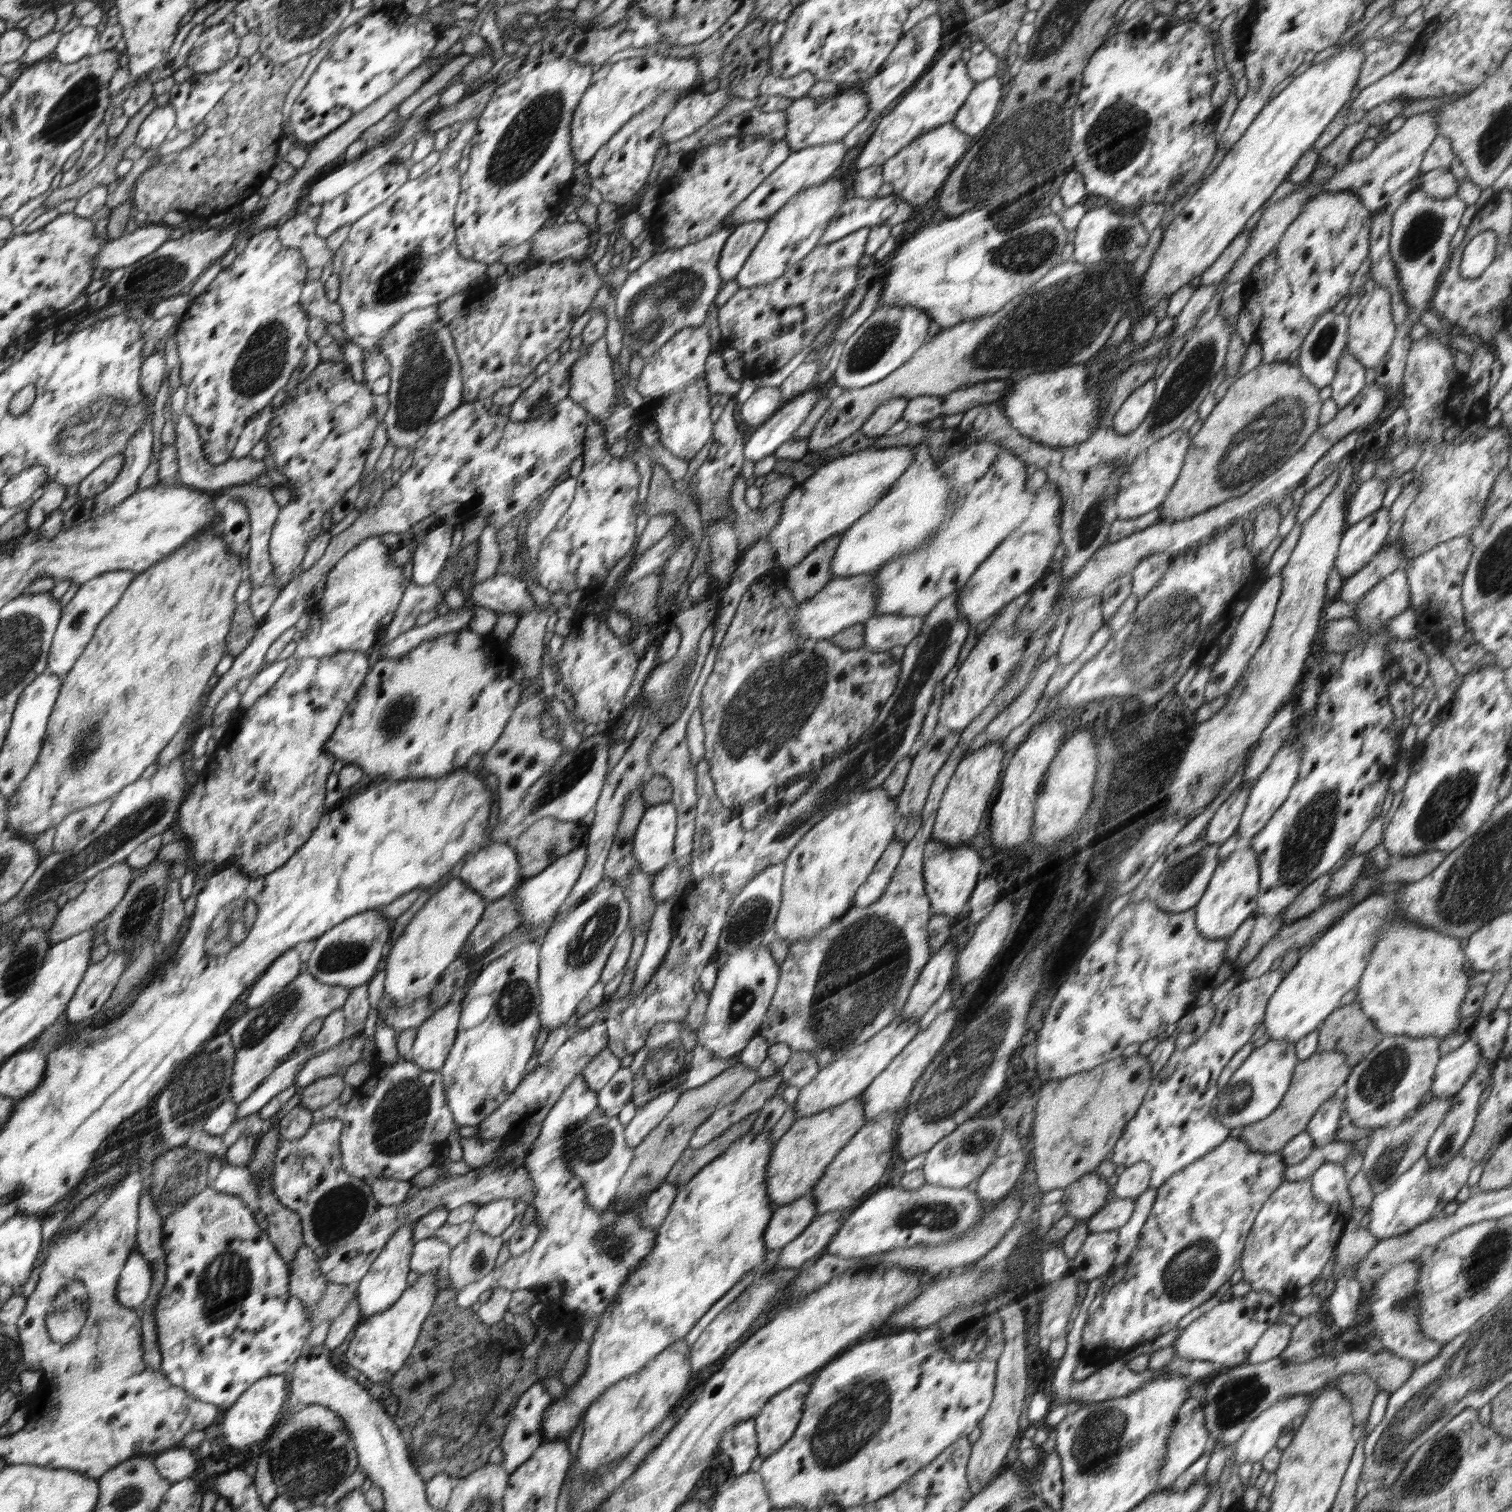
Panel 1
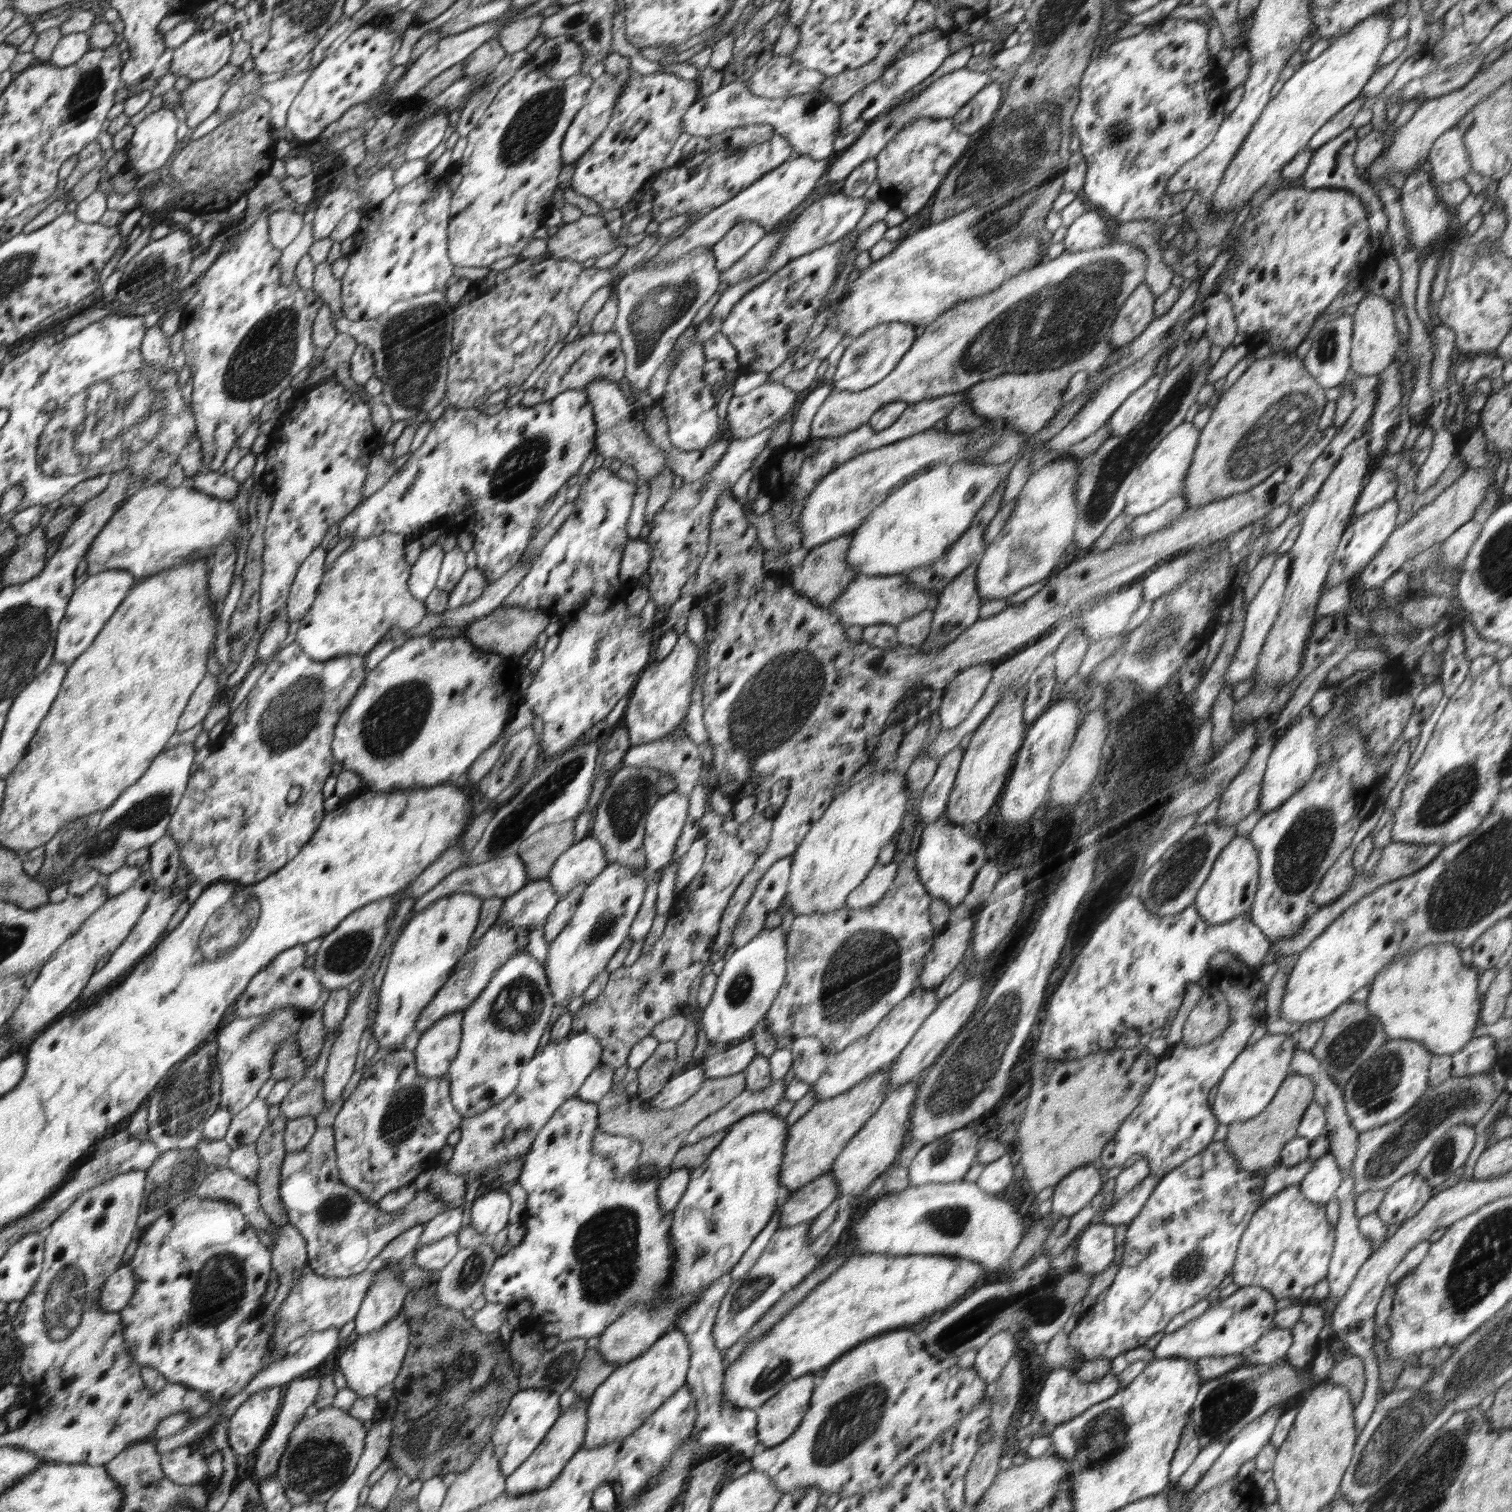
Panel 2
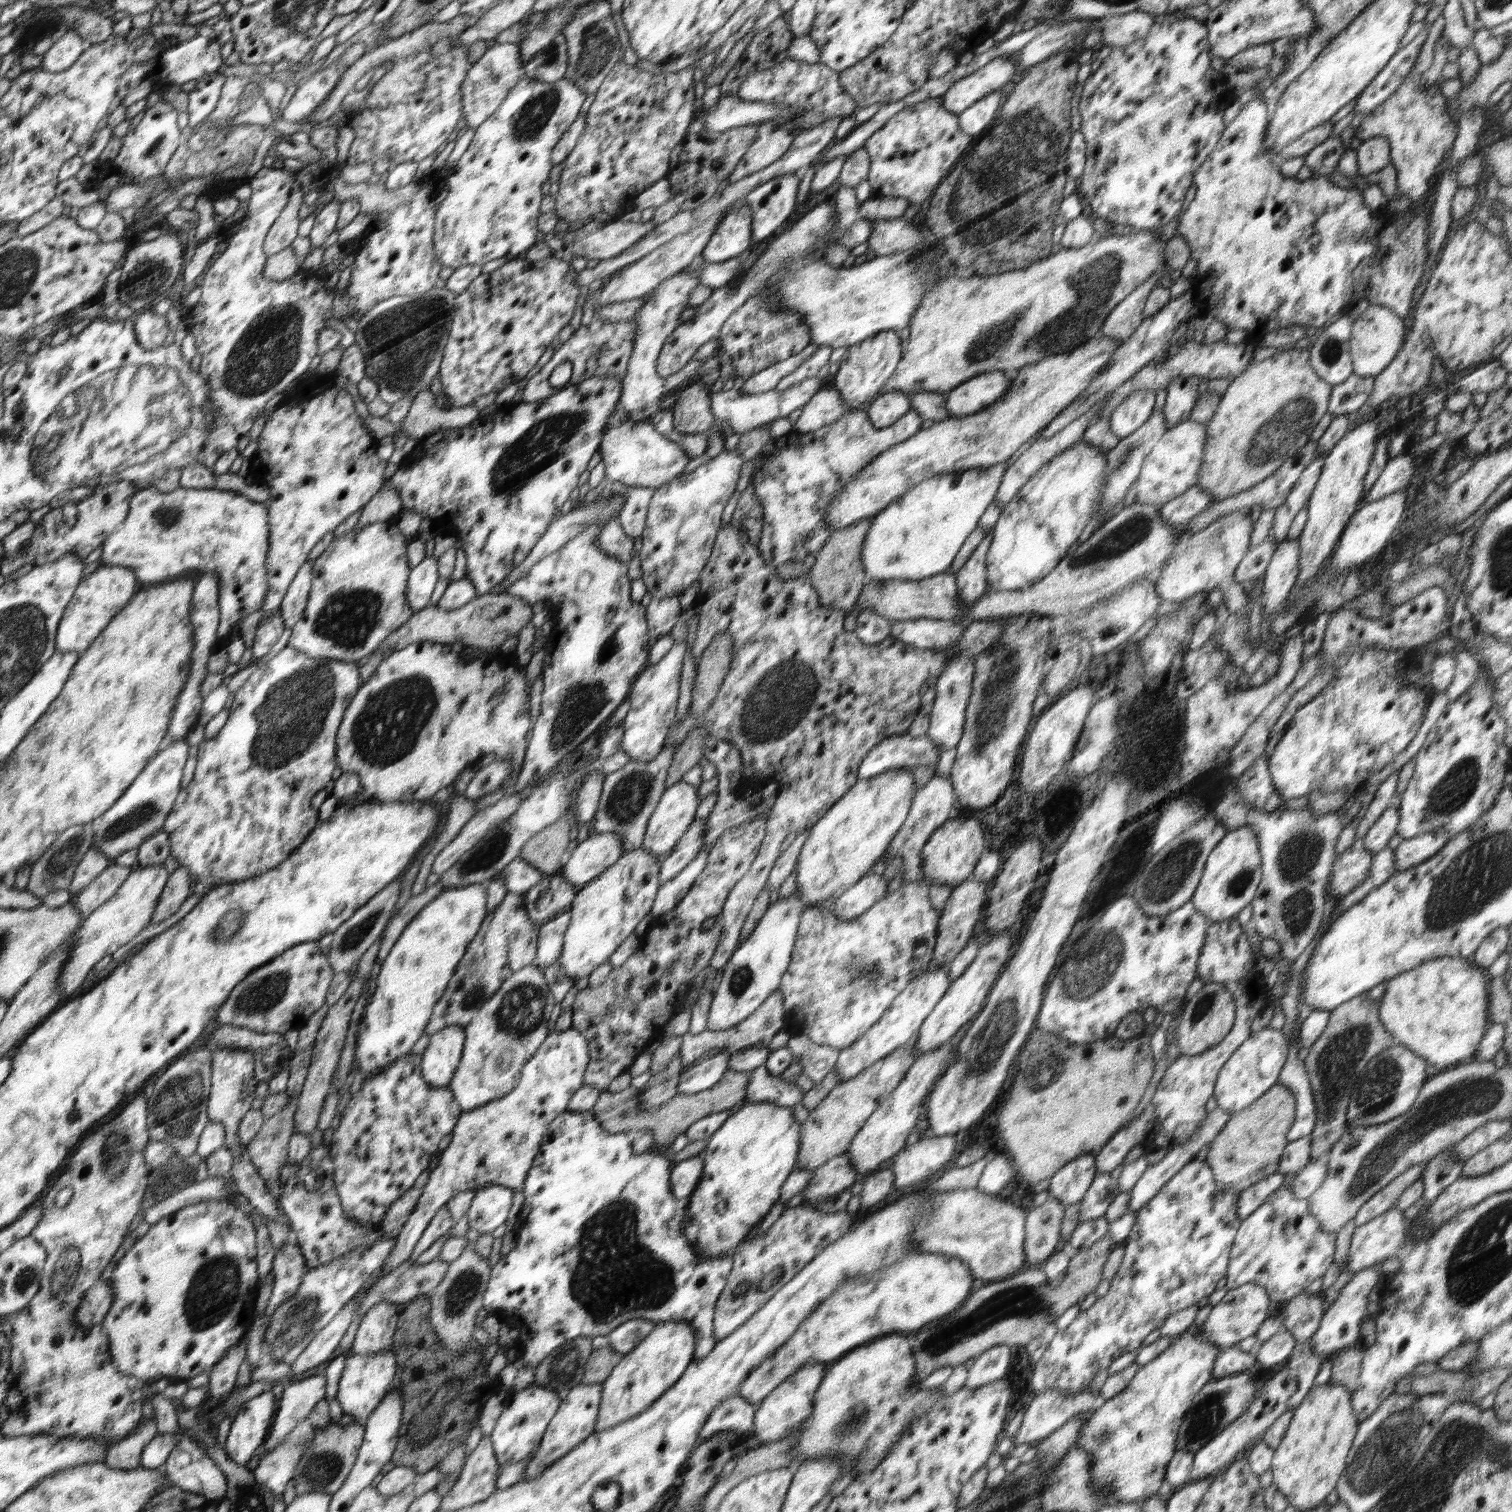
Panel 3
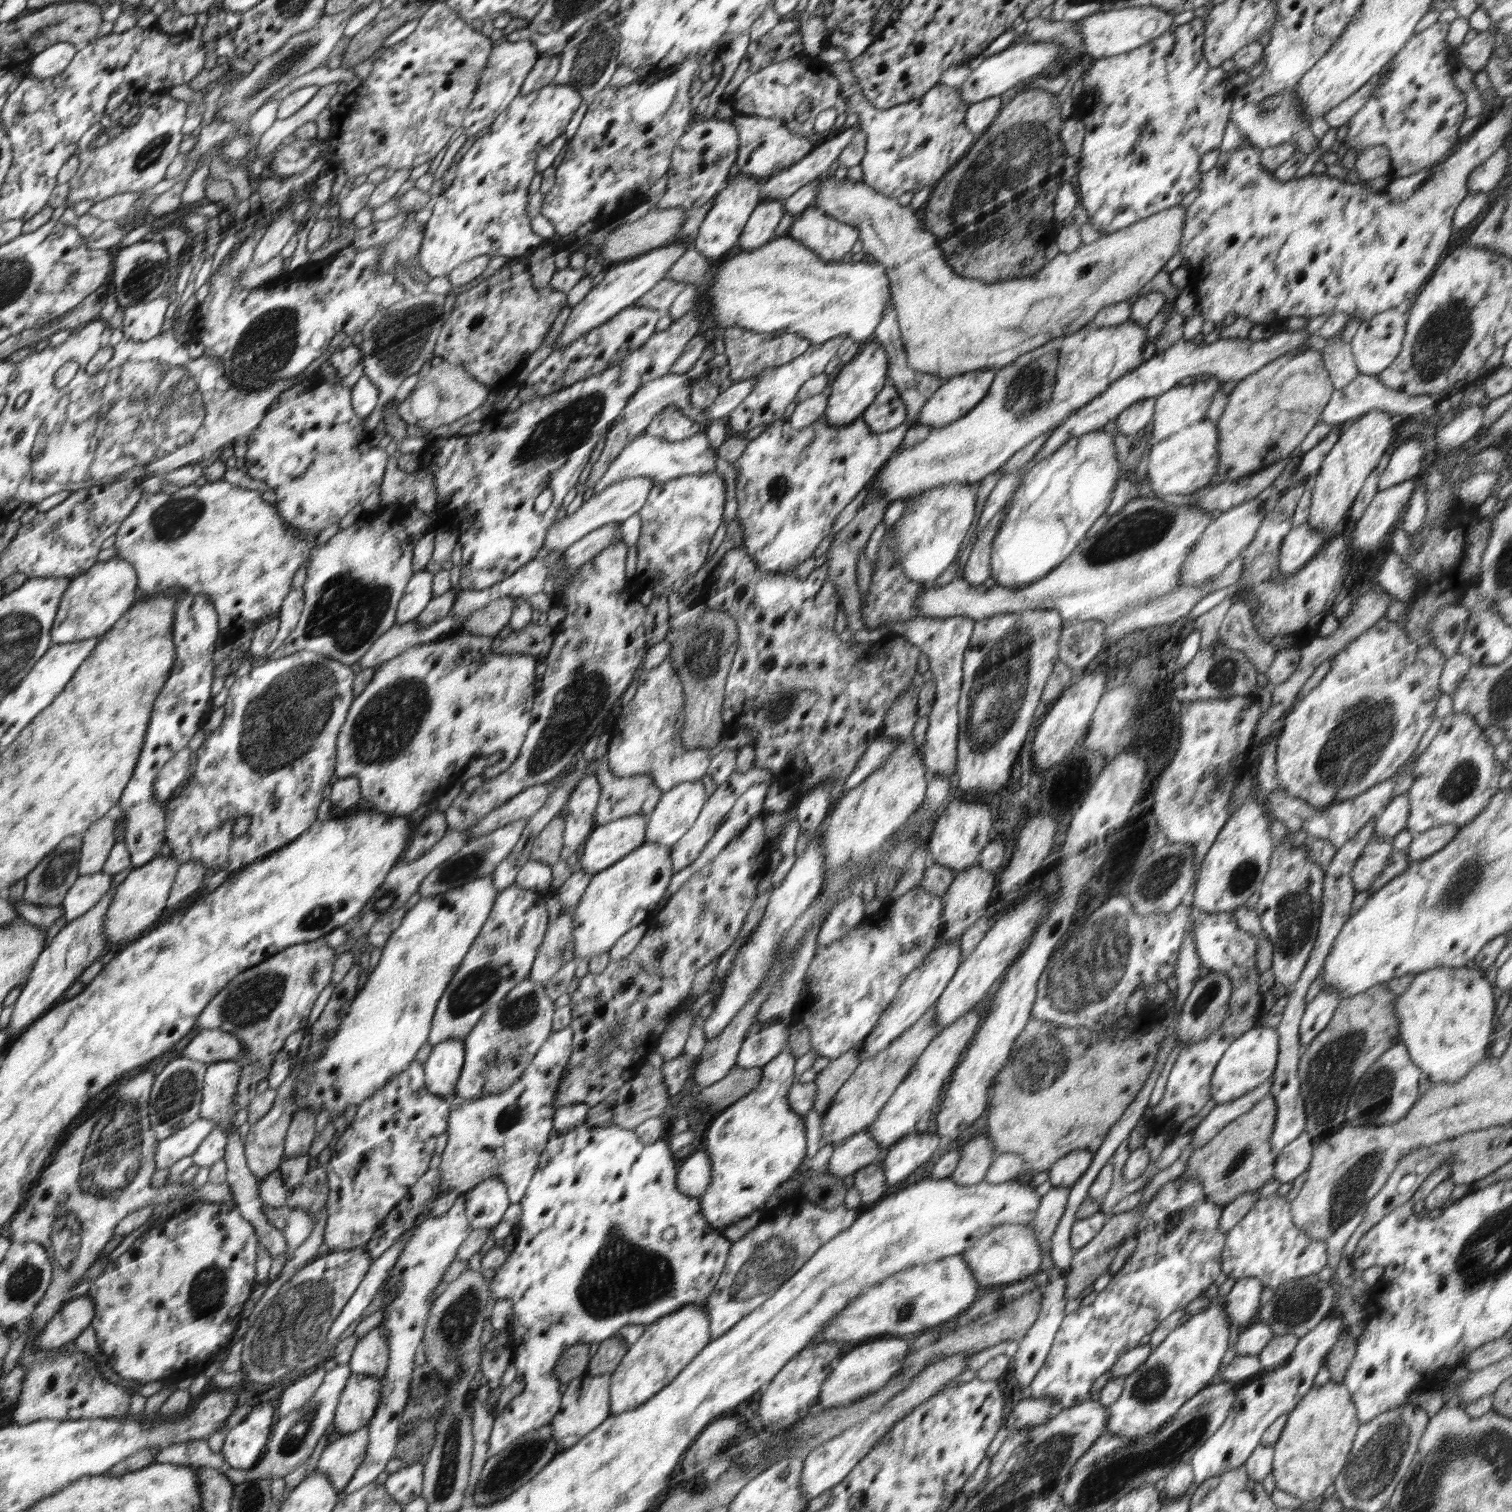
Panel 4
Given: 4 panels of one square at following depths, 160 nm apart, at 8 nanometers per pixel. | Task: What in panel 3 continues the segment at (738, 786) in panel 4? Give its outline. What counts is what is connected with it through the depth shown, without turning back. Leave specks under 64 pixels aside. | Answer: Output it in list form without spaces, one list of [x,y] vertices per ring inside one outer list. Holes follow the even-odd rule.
[[[698,819],[689,826],[676,843],[670,857],[660,862],[660,884],[665,884],[669,879],[674,878],[699,854],[705,835],[706,821],[706,819]]]

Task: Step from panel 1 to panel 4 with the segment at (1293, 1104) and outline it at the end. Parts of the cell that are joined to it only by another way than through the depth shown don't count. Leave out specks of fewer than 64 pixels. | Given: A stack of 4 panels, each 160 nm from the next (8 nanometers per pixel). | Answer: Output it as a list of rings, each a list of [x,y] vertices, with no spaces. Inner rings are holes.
[[[1272,1093],[1258,1101],[1246,1114],[1242,1114],[1229,1122],[1218,1134],[1204,1146],[1192,1151],[1186,1162],[1186,1169],[1179,1178],[1197,1178],[1203,1184],[1205,1198],[1222,1207],[1232,1202],[1237,1195],[1254,1192],[1261,1189],[1264,1184],[1273,1180],[1273,1165],[1276,1154],[1270,1150],[1270,1136],[1274,1130],[1277,1115],[1277,1104]]]

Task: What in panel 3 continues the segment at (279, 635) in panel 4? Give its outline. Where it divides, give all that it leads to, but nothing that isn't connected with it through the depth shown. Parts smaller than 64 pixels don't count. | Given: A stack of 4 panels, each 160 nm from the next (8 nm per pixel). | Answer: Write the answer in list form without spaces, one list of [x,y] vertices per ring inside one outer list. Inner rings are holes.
[[[306,561],[298,572],[296,579],[293,579],[292,586],[286,591],[285,598],[280,606],[278,614],[283,618],[285,628],[292,628],[303,616],[304,607],[307,605],[311,589],[312,561]]]

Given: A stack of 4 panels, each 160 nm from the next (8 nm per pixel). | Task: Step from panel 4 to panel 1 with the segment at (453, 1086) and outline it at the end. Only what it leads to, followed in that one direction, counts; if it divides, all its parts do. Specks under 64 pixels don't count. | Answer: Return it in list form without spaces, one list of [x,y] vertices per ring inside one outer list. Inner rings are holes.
[[[450,1001],[436,1010],[417,1028],[415,1041],[407,1056],[409,1060],[428,1071],[440,1070],[460,1033],[460,1018],[460,1002]]]

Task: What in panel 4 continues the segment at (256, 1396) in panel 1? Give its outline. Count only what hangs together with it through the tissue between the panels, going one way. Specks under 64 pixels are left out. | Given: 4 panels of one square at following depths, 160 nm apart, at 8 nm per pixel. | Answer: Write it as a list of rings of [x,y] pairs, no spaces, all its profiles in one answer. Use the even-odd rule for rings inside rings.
[[[260,1402],[245,1420],[226,1433],[221,1449],[224,1460],[234,1469],[252,1469],[269,1442],[274,1424],[274,1408],[268,1402]]]

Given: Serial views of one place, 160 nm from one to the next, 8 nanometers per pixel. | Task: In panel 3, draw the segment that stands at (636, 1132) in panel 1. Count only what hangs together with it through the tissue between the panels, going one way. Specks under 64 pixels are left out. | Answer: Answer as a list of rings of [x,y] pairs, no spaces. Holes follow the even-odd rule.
[[[714,1052],[710,1058],[692,1065],[682,1072],[677,1086],[677,1094],[691,1095],[712,1088],[729,1068],[729,1056],[732,1052]]]

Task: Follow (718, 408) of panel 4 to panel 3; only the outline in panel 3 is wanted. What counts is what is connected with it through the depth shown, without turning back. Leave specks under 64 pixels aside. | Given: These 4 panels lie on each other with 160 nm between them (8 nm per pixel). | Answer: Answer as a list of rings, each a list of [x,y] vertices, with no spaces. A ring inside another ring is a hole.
[[[810,343],[798,354],[774,363],[772,366],[758,372],[758,375],[746,379],[744,384],[742,384],[741,393],[744,393],[744,395],[754,395],[775,389],[778,382],[784,376],[788,376],[790,372],[794,372],[794,369],[799,364],[802,364],[802,361],[805,361],[819,346],[820,344]]]

